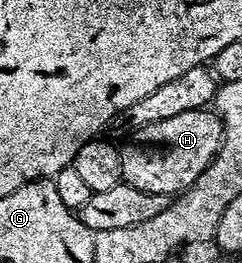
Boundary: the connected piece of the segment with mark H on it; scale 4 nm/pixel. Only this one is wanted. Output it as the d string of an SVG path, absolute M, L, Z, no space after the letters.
M208 108L186 110L174 118L139 128L133 140L133 144L120 148L123 183L172 198L185 192L210 166L224 143L224 122Z

